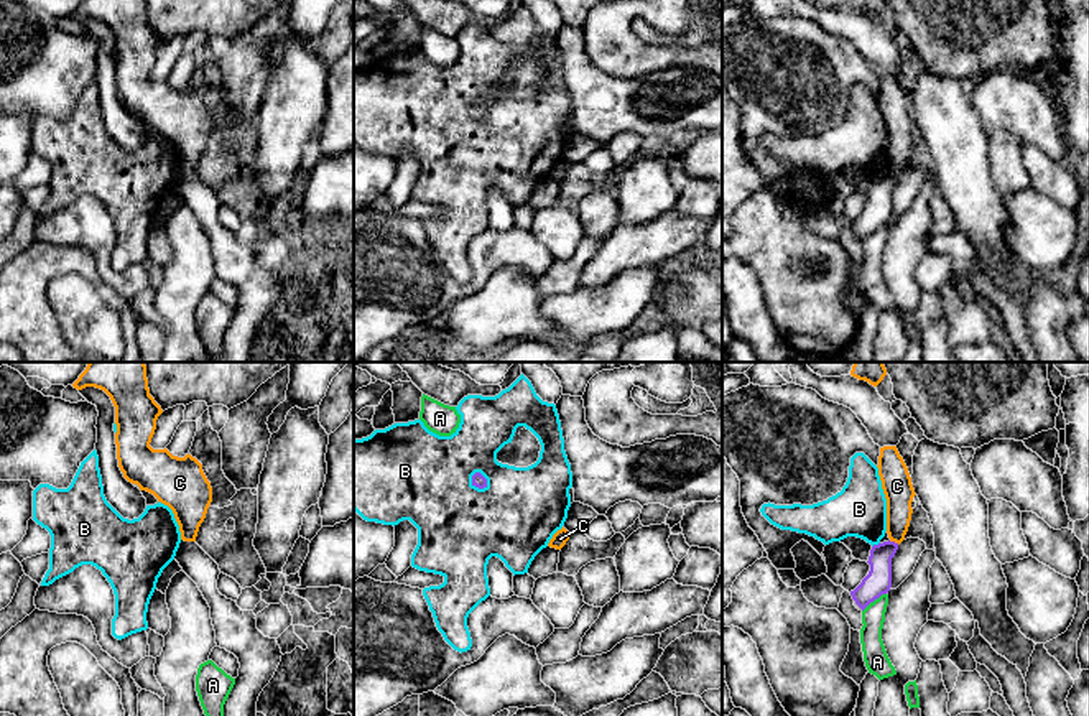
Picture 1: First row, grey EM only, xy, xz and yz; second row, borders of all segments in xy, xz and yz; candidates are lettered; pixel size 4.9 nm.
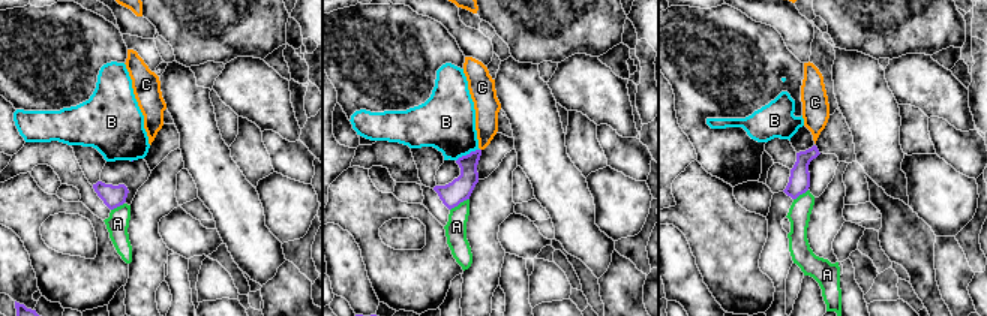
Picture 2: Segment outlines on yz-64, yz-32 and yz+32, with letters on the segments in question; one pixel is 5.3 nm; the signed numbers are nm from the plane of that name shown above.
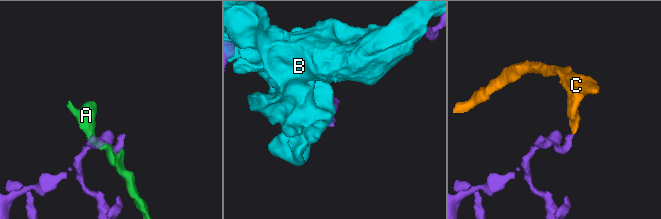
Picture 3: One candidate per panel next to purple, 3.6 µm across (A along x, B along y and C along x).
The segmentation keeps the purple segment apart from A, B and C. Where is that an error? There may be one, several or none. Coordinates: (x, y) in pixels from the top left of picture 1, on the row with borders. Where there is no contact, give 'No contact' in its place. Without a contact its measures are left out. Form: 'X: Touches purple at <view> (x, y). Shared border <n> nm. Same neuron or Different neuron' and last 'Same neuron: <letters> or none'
A: Touches purple at yz (874, 599). Shared border 150 nm. Different neuron
B: Touches purple at xz (486, 479). Shared border 100 nm. Different neuron
C: Touches purple at yz (894, 542). Shared border 60 nm. Different neuron
Same neuron: none

